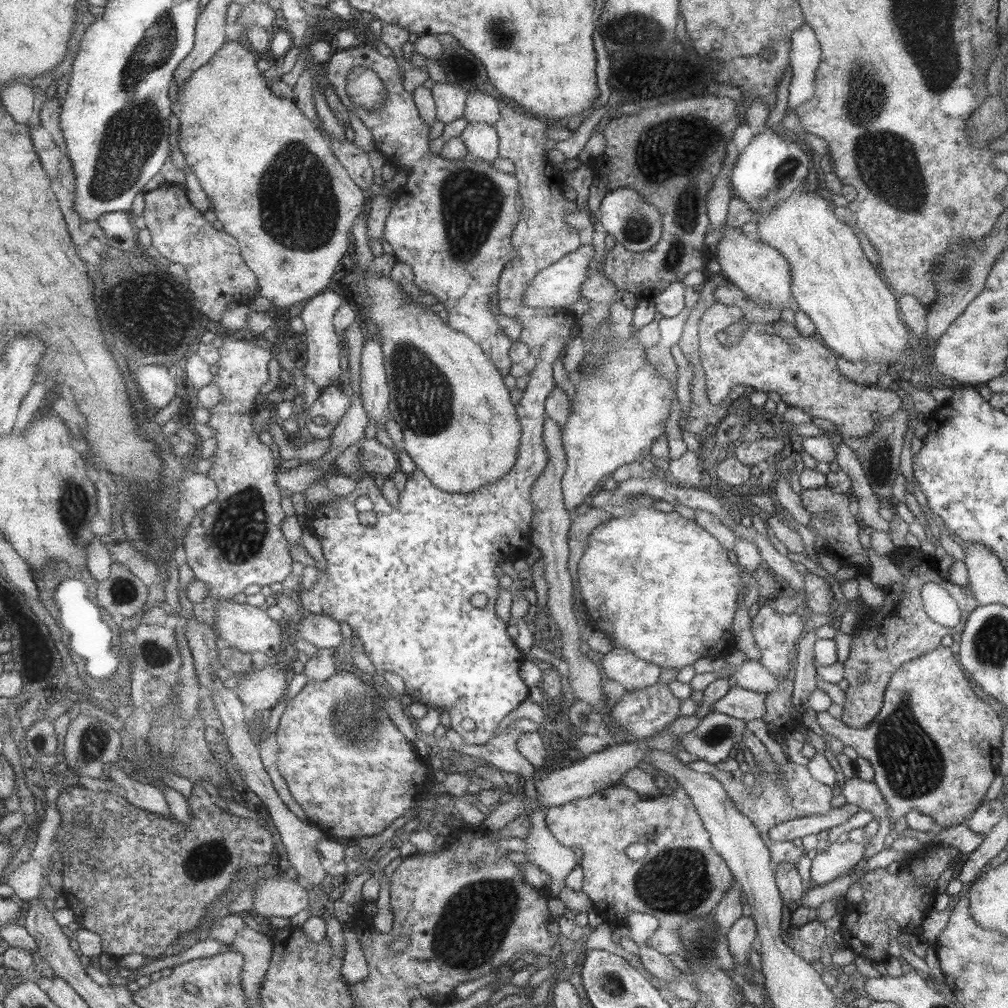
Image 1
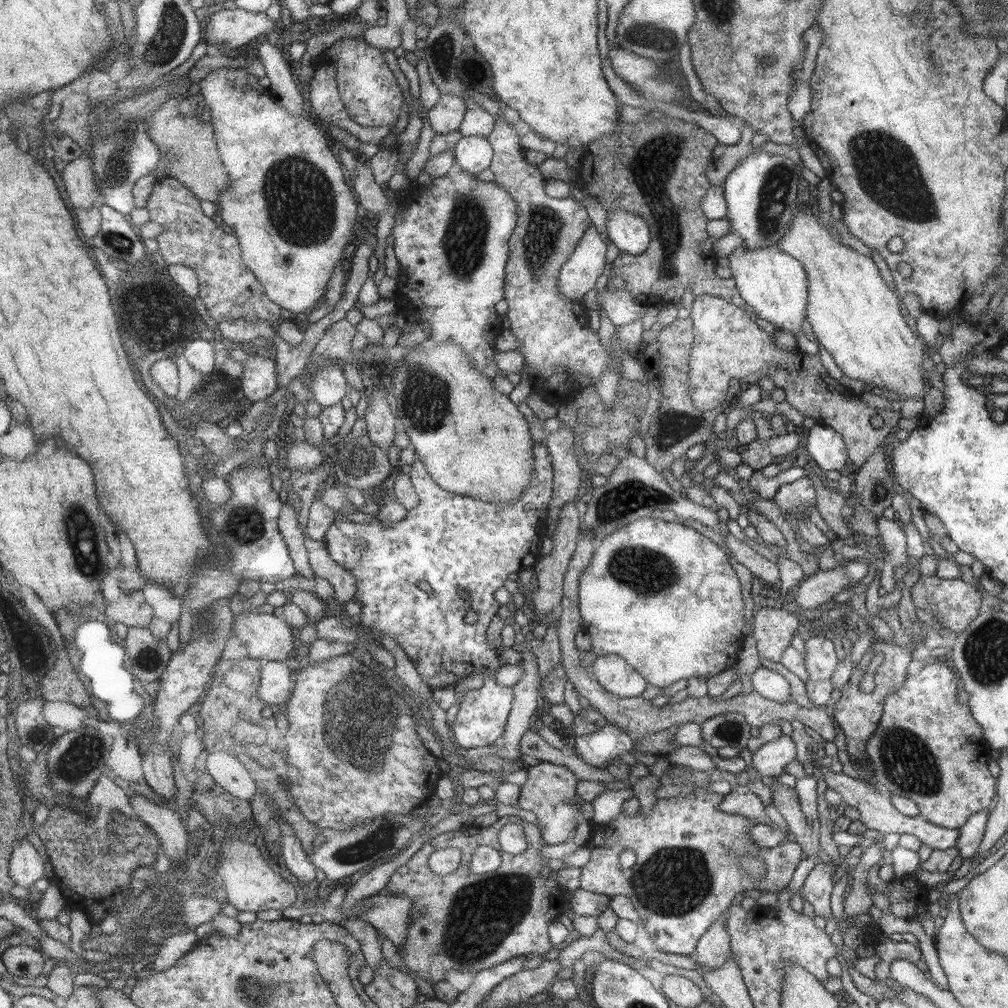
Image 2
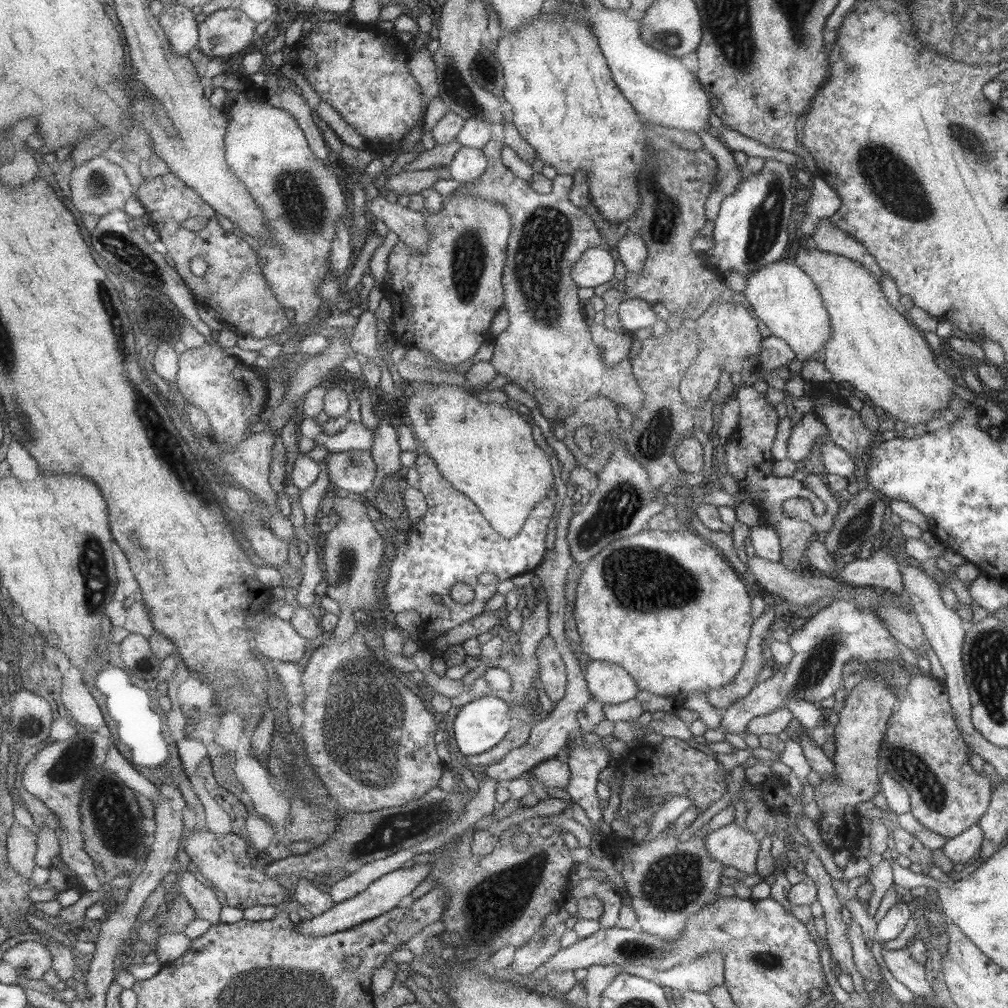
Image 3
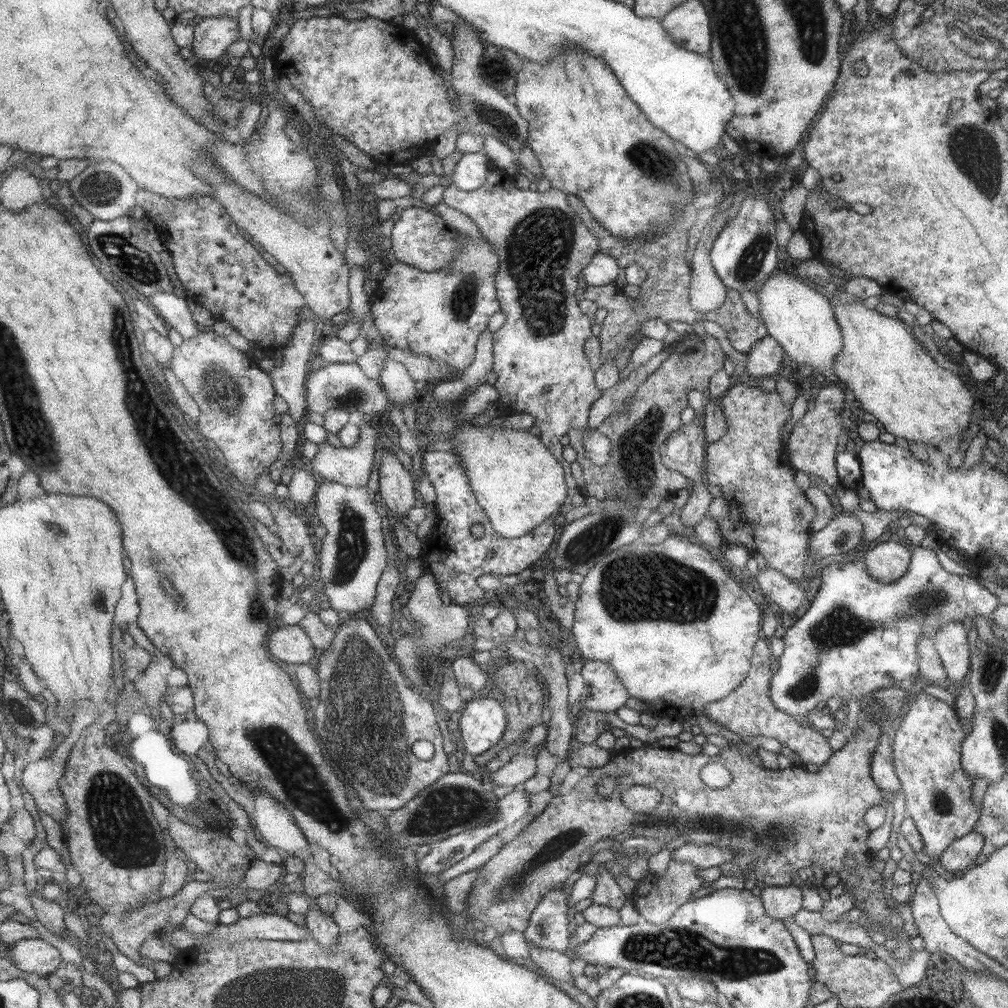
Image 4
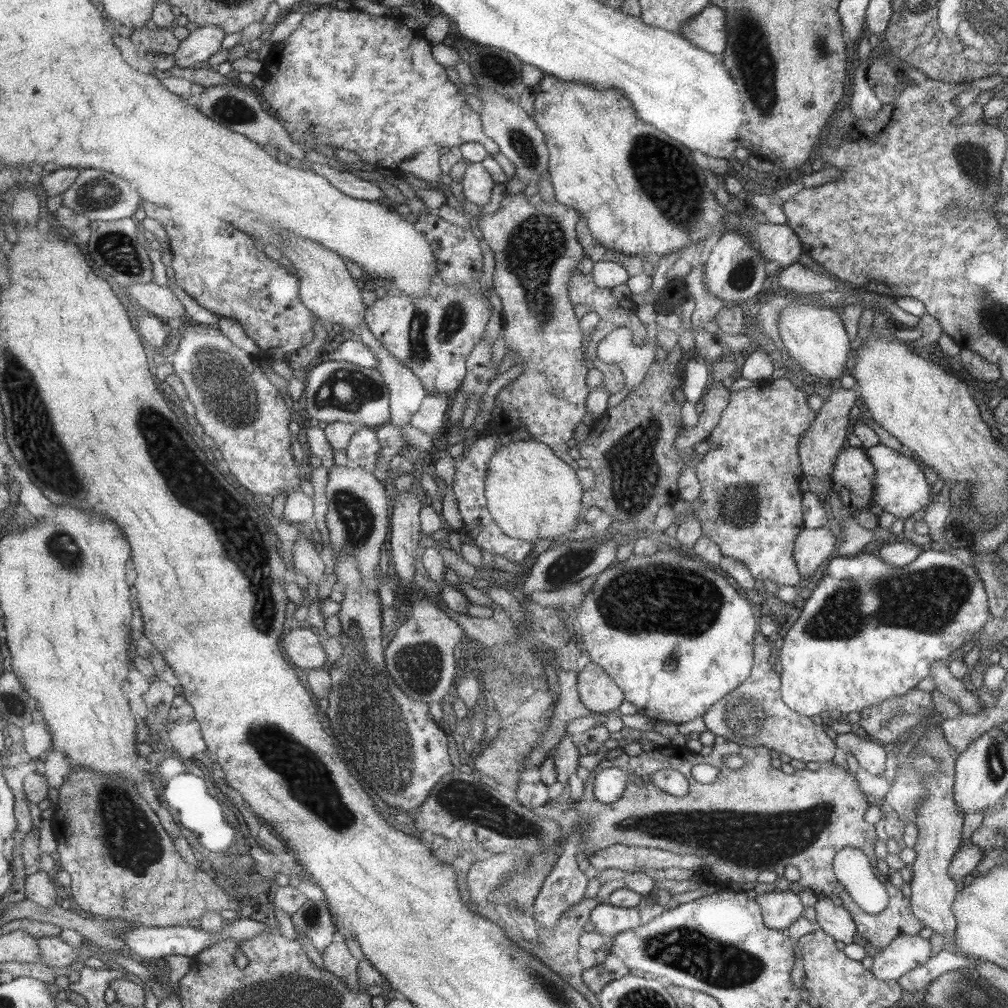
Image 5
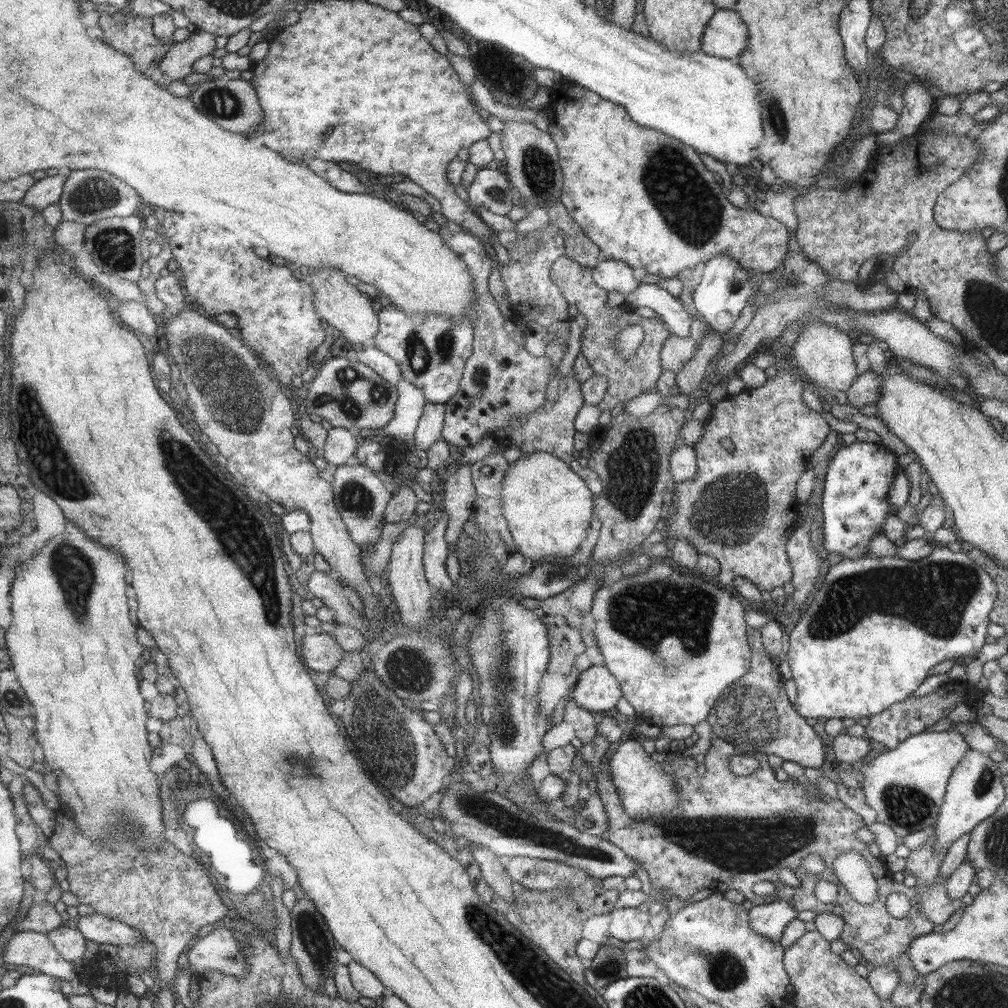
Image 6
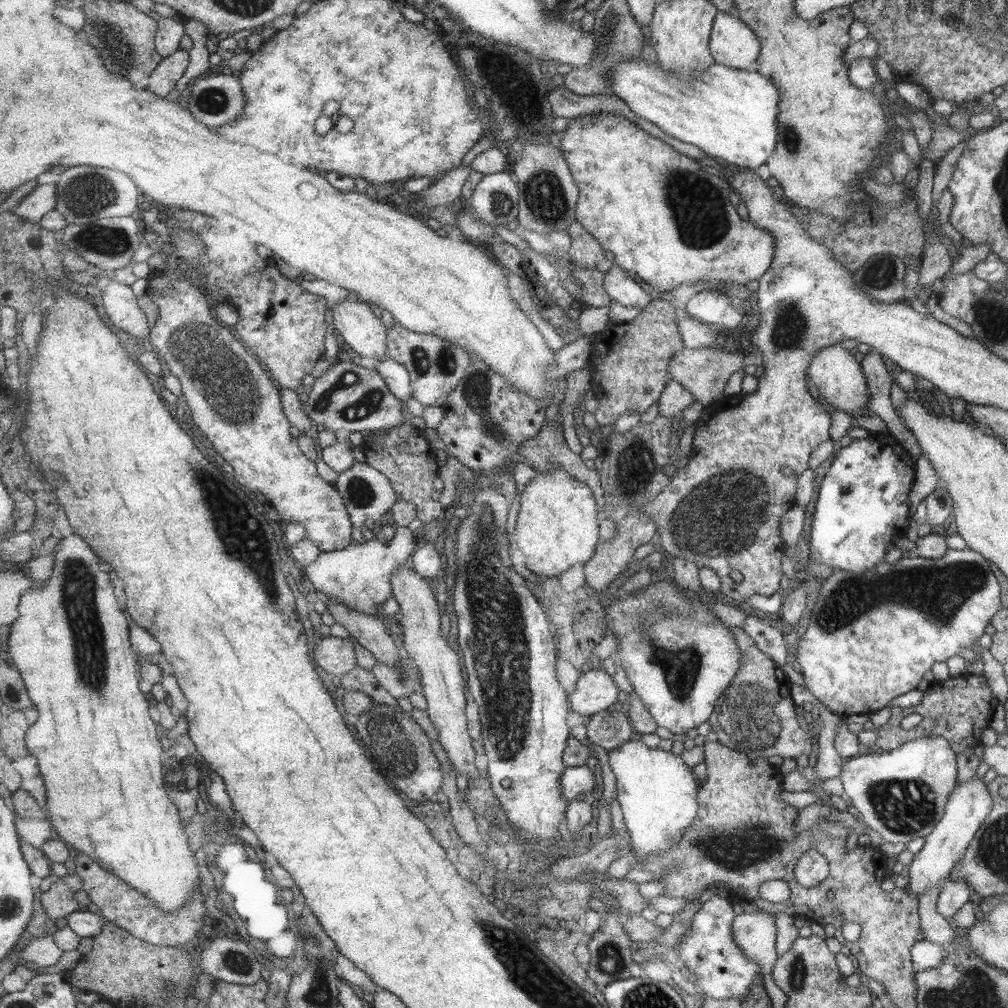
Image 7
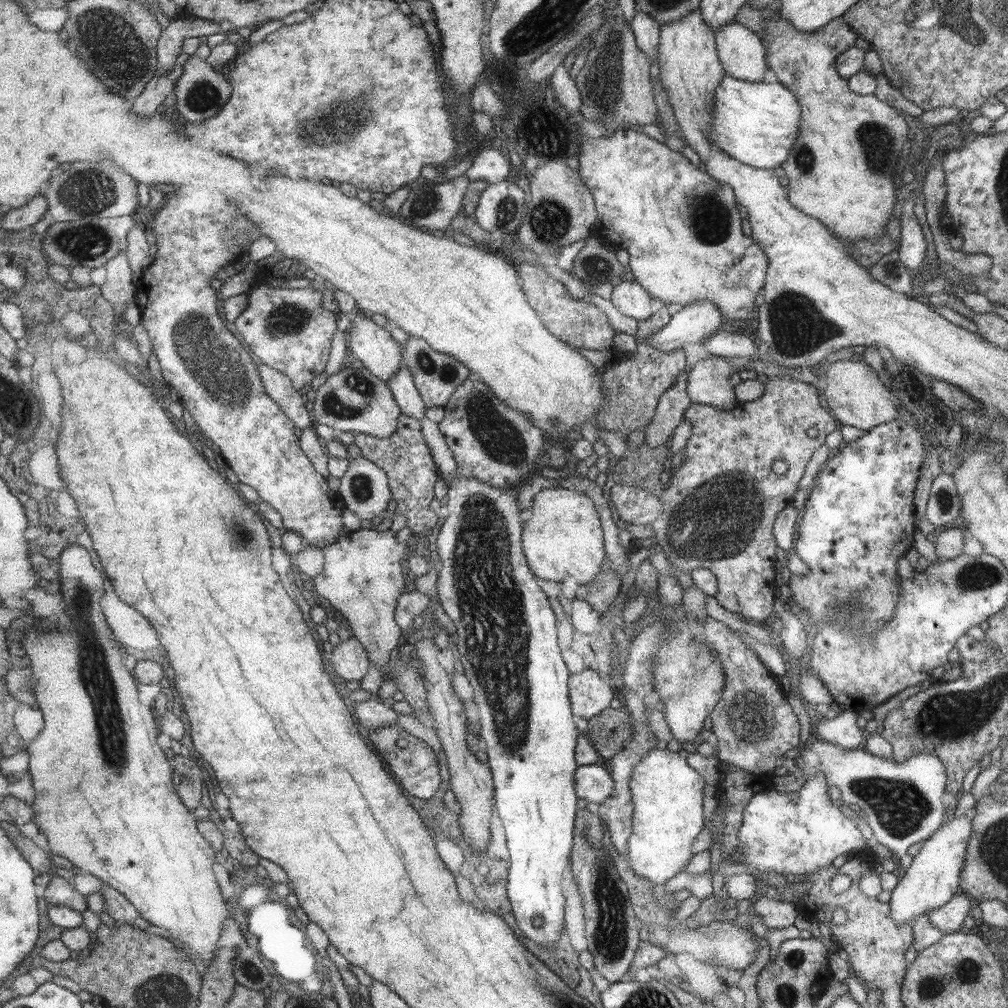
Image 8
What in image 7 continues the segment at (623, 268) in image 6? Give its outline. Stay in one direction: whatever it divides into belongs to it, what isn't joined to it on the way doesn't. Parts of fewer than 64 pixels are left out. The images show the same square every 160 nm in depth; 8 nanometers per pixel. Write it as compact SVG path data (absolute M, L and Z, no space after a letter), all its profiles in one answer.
M617 263L610 266L604 273L603 284L610 298L624 307L644 309L652 299L624 274L624 270L619 265L617 266Z

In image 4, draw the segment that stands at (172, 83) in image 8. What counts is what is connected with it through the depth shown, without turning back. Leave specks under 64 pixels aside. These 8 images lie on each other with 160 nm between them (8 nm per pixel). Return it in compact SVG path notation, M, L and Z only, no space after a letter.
M218 16L217 18L203 18L195 29L195 40L192 44L192 51L196 57L207 60L215 60L219 56L226 54L227 49L234 43L239 41L239 24L236 20L228 16Z

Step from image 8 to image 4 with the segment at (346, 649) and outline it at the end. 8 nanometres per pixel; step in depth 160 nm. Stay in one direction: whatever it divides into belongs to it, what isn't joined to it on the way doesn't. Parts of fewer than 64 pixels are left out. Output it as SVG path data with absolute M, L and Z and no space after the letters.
M281 625L270 634L271 654L287 664L305 665L315 658L314 642L299 625Z

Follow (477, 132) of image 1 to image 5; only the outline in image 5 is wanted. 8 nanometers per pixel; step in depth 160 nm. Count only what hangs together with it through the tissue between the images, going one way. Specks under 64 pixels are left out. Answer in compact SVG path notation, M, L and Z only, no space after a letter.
M473 163L466 167L460 184L464 198L482 207L489 202L495 182L481 163Z

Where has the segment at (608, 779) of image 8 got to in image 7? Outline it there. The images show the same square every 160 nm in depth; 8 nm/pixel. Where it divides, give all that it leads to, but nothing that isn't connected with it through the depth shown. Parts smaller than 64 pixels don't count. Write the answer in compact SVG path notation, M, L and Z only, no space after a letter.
M585 765L566 767L561 783L561 794L563 800L571 801L578 794L597 795L599 790L599 776L594 776L594 772Z

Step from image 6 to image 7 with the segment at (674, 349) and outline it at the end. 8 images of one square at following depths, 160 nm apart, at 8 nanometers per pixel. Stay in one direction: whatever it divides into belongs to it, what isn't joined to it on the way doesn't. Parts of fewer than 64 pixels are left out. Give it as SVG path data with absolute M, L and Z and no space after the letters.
M701 347L699 349L681 349L671 359L667 365L670 379L676 381L687 389L694 397L694 401L706 407L709 403L717 402L723 396L723 389L728 378L733 372L743 366L744 358L741 354L725 354L720 348Z

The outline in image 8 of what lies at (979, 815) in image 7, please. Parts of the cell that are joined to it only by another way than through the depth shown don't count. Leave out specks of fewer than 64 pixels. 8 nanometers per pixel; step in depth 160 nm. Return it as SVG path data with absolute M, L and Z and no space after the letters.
M961 815L955 819L947 818L943 826L922 842L919 853L913 857L911 865L895 887L890 891L890 917L893 923L901 925L912 923L932 910L939 908L960 892L960 877L966 857L966 844L971 836L971 815Z

